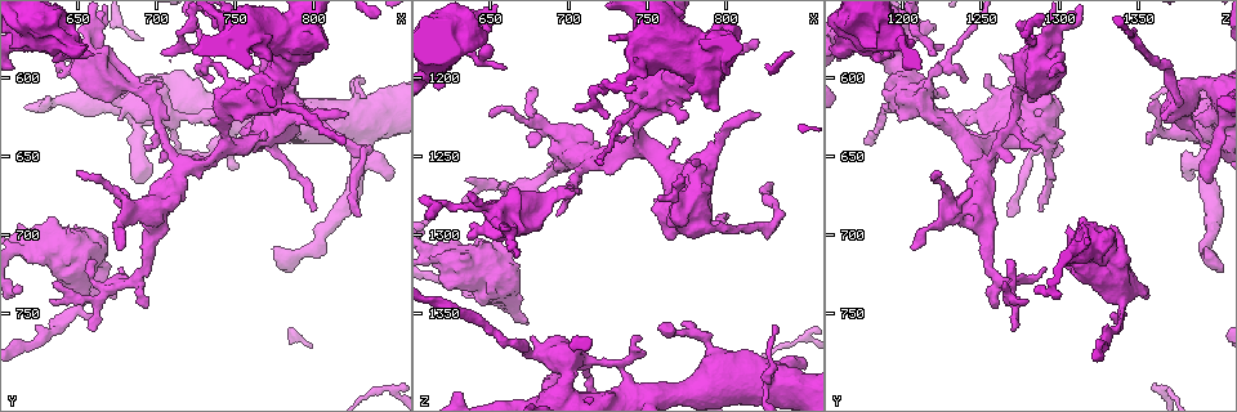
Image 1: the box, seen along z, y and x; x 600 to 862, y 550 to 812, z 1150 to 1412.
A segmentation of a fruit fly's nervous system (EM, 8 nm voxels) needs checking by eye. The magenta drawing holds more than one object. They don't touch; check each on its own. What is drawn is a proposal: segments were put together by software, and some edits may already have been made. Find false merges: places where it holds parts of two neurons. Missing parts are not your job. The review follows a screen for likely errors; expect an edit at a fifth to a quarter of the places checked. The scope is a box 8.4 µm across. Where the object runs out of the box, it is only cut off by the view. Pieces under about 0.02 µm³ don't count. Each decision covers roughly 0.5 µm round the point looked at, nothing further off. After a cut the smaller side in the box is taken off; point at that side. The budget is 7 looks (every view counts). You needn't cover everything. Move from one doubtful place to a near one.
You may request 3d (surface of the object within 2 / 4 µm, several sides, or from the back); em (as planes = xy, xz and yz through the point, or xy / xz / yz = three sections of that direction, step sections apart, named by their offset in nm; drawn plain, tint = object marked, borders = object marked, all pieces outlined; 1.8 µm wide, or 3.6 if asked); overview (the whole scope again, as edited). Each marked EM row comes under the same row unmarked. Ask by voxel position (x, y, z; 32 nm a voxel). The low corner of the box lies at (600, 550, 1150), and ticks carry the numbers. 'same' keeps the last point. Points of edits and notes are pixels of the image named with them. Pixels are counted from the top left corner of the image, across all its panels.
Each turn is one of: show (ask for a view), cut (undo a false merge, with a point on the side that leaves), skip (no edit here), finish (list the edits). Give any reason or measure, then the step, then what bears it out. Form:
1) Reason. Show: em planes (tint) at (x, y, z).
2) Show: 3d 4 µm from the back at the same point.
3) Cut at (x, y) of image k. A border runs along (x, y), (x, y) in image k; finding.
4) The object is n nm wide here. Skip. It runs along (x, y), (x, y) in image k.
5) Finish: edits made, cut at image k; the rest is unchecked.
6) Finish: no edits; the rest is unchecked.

Calibre changes. Show: 3d 4 µm at (734, 624, 1386).

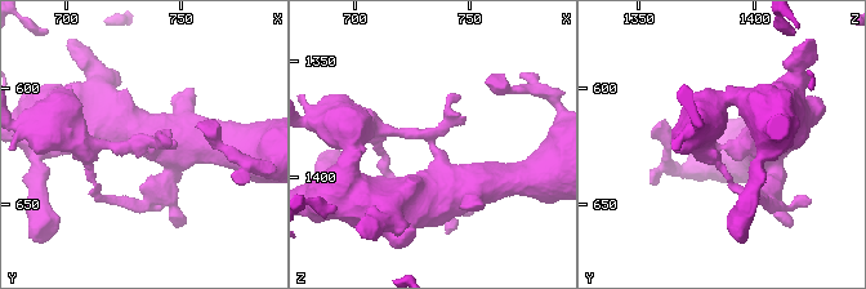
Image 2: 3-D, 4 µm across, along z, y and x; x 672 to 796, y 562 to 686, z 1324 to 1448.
Show: em planes (tint) at (733, 625, 1386).

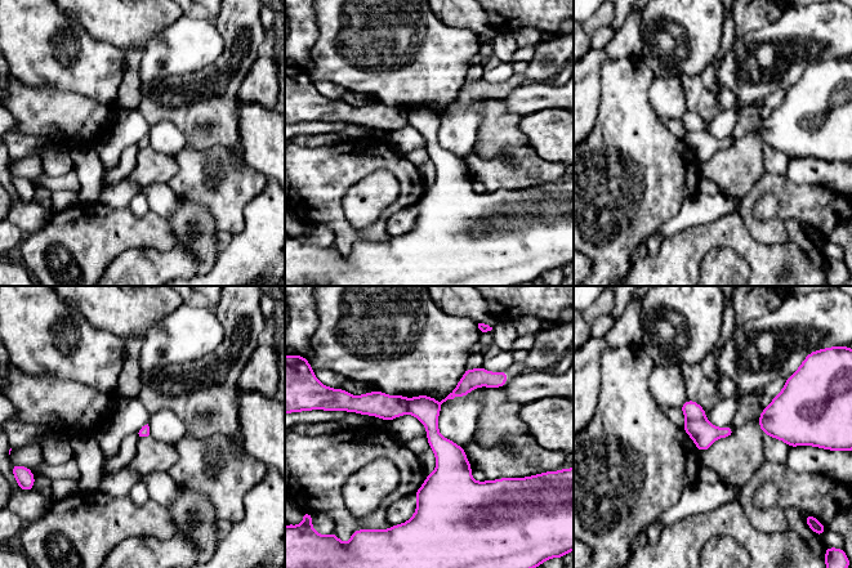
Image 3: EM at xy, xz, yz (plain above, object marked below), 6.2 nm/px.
The object is 70 nm wide here. Cut at (692, 411) of image 3. A border runs along (705, 417), (697, 421), (686, 421) in image 3; two neurons meet here.

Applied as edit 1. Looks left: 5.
Four arms meet. Show: 3d 4 µm at (758, 610, 1202).

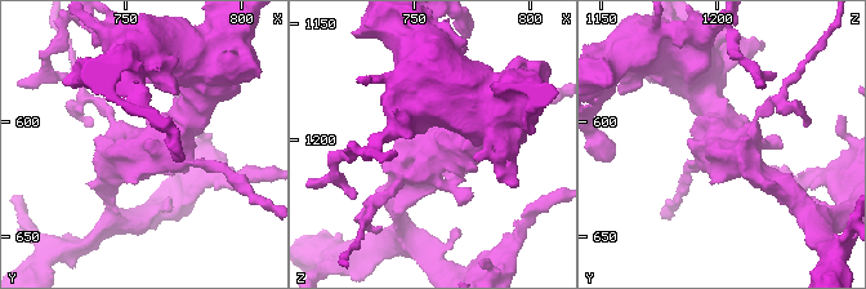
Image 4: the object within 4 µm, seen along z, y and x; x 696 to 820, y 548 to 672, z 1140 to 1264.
Show: em planes (tint) at (759, 613, 1204).

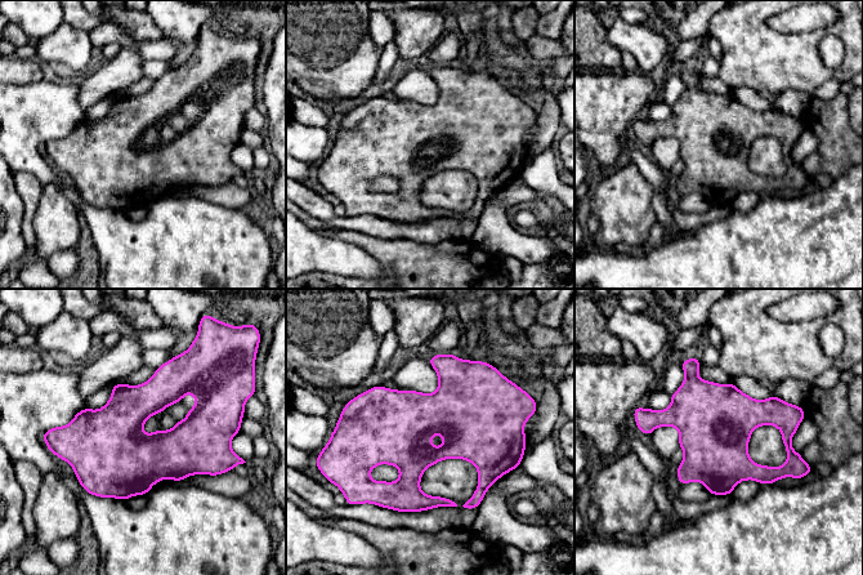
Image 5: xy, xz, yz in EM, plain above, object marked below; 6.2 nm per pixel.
The object is 360 nm wide here. Skip. Continuous, no second neuron.

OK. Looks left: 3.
Sudden change in width. Show: em 3.6 µm xz step 16 (tint) at (630, 578, 1176).

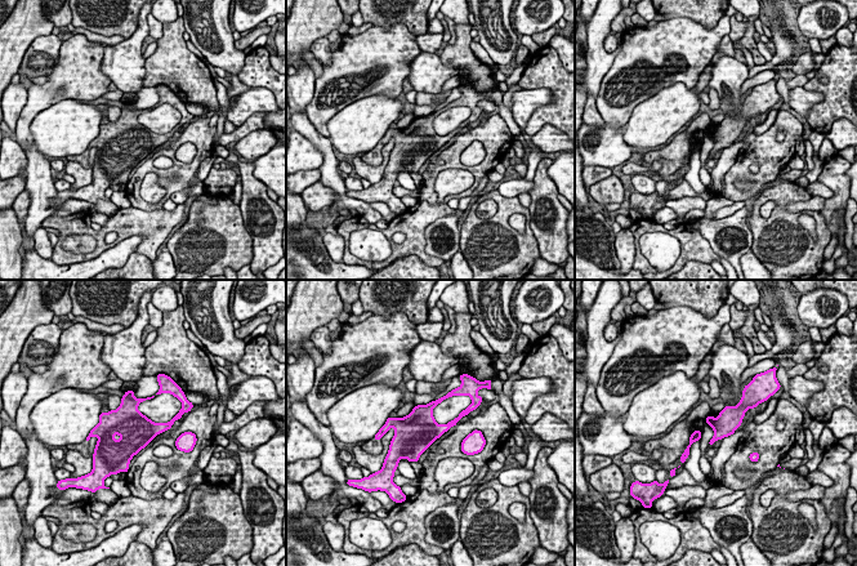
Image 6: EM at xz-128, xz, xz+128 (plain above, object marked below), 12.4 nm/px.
Skip. All the same neuron.

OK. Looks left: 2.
Finish: edits made, cut at image 3; the rest is unchecked.

